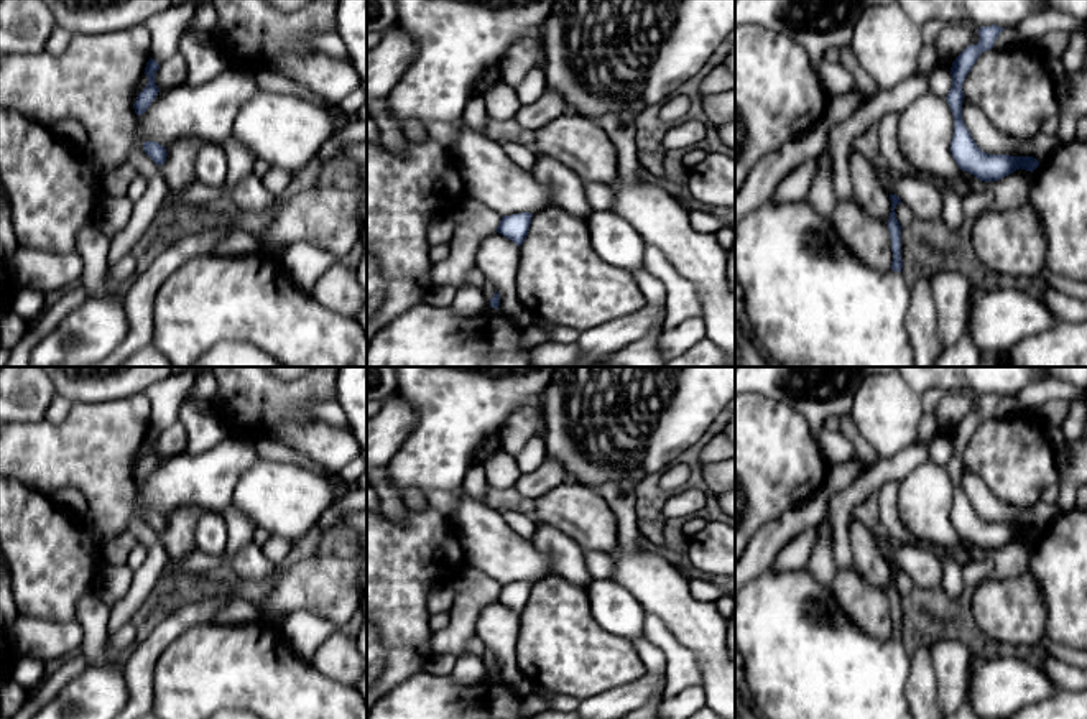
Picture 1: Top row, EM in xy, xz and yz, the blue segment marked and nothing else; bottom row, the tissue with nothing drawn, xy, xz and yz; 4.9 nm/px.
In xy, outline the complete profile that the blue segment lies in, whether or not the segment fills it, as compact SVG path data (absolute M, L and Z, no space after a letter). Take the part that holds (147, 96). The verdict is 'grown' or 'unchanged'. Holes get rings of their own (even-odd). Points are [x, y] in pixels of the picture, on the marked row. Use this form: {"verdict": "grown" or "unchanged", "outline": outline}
{"verdict": "unchanged", "outline": "M150 58L150 61L146 63L145 67L145 74L148 77L148 84L146 87L138 94L133 109L136 115L141 115L146 112L146 109L151 105L151 102L155 100L155 97L158 95L160 89L155 84L155 74L160 69L160 64Z"}

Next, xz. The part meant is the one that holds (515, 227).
{"verdict": "unchanged", "outline": "M530 212L503 216L497 232L520 247L528 235L531 217L533 214Z"}

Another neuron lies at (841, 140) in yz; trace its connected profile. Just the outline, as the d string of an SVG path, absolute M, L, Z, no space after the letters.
M931 76L908 77L868 99L853 115L829 130L824 150L832 161L832 183L837 201L853 197L850 155L855 141L886 114L901 114L914 99L929 90Z

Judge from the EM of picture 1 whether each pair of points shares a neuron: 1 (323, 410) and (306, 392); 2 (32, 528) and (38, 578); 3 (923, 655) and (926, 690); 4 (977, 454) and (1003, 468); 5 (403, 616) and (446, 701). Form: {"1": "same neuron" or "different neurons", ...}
{"1": "different neurons", "2": "same neuron", "3": "same neuron", "4": "same neuron", "5": "different neurons"}

